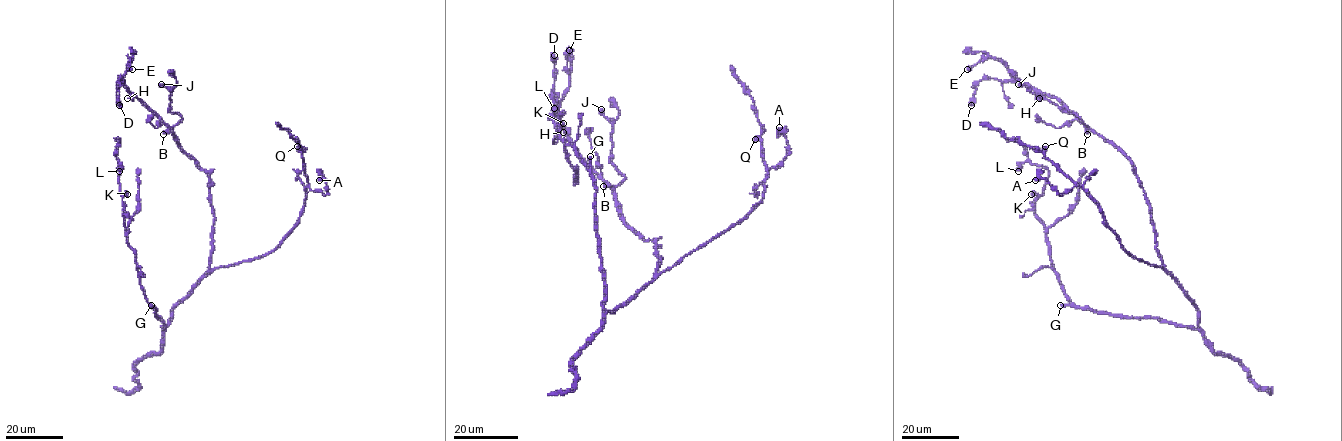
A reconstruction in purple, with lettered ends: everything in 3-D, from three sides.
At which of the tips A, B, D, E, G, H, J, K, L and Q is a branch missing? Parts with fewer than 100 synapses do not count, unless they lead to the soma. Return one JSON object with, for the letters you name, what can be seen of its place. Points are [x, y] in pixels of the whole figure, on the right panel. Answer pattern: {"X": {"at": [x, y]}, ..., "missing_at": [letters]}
{"G": {"at": [1060, 305]}, "missing_at": ["G"]}

